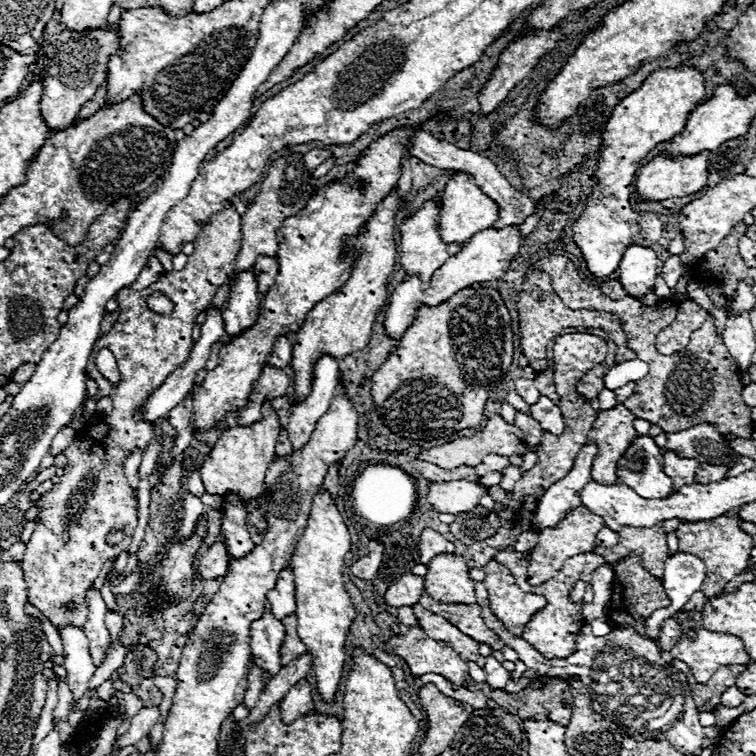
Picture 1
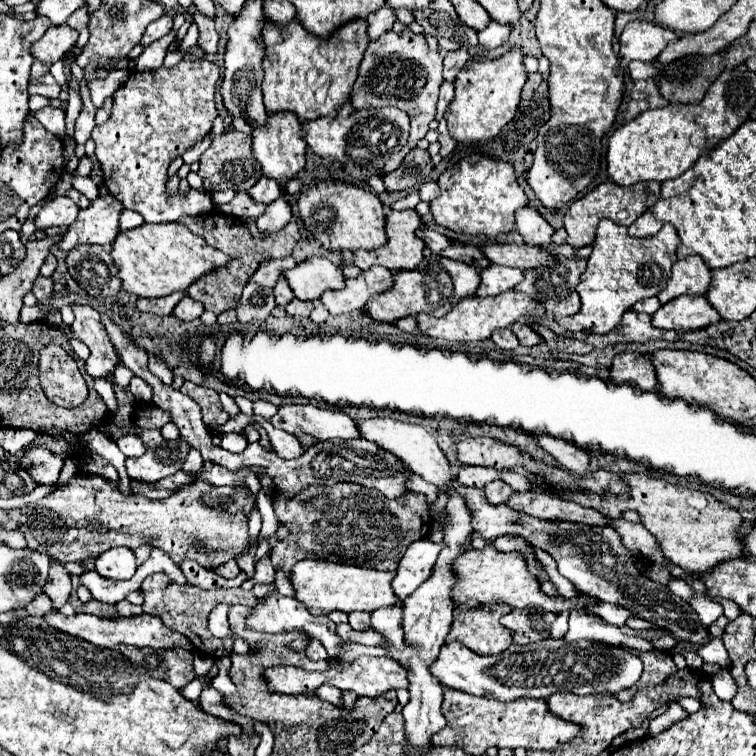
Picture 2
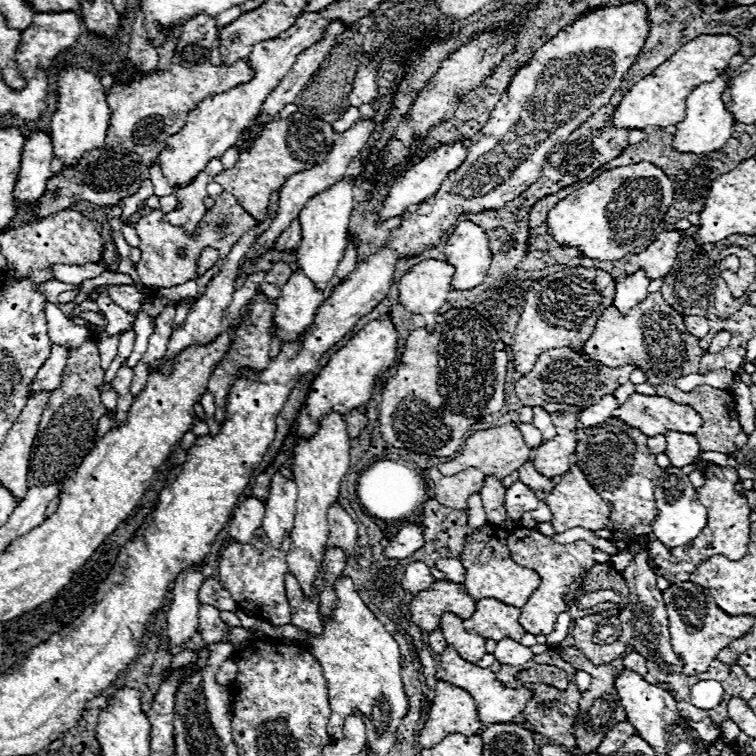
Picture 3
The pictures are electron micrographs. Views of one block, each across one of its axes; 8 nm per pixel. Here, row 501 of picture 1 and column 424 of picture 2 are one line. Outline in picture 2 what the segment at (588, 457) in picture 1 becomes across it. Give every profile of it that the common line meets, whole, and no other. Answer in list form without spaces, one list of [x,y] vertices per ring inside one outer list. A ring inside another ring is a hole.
[[[416,540],[408,546],[406,554],[402,556],[398,570],[396,570],[396,578],[392,580],[392,588],[394,594],[404,600],[406,596],[410,596],[430,574],[434,568],[434,562],[438,558],[442,544],[434,544],[430,540]]]

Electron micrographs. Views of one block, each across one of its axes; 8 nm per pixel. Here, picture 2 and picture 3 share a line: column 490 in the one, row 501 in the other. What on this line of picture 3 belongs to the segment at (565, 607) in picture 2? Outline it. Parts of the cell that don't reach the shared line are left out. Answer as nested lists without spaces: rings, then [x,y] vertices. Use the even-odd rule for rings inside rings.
[[[572,464],[572,468],[560,478],[560,482],[552,490],[552,496],[548,496],[544,502],[552,510],[552,516],[554,516],[552,526],[556,532],[566,532],[576,526],[586,530],[602,530],[608,524],[608,516],[610,516],[608,504],[596,494],[596,490],[588,484],[584,472],[576,464]]]

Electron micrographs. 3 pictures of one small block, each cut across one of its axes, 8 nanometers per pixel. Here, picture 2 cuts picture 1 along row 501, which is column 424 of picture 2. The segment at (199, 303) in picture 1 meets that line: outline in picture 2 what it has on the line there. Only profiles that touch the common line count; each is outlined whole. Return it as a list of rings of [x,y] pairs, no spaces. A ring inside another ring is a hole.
[[[388,30],[376,42],[368,44],[364,52],[364,60],[358,70],[358,80],[352,88],[352,98],[350,98],[352,106],[360,110],[394,106],[394,108],[404,110],[412,118],[410,138],[406,146],[402,146],[402,150],[386,162],[384,174],[396,170],[406,154],[415,148],[418,140],[424,138],[424,134],[428,132],[428,126],[436,116],[436,102],[438,102],[438,92],[440,92],[442,82],[444,82],[442,56],[440,52],[428,50],[428,44],[422,34],[412,34],[410,30],[396,34]]]

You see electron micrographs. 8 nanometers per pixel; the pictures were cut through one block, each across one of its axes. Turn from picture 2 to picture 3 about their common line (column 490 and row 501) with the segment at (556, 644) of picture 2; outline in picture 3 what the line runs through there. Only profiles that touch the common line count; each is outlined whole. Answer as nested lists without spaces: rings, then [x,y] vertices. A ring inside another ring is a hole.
[[[670,466],[670,468],[662,470],[662,476],[658,480],[658,486],[656,486],[656,492],[654,494],[656,494],[656,510],[658,510],[658,516],[652,522],[652,536],[656,540],[660,540],[664,546],[676,548],[676,546],[688,544],[708,524],[706,508],[698,502],[694,486],[690,484],[688,476],[680,468]]]

